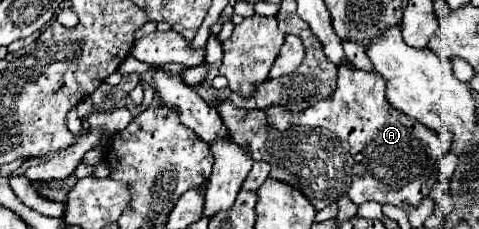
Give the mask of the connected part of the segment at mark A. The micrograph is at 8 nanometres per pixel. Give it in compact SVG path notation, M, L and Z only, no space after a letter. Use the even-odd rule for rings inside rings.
M342 64L338 68L338 88L336 92L324 100L324 102L316 102L312 108L294 114L288 112L282 106L270 106L266 108L268 112L268 122L272 128L278 130L288 130L290 126L320 126L326 130L332 130L334 134L338 134L342 140L346 140L350 144L350 152L354 156L354 178L348 190L348 198L360 206L362 202L368 200L376 200L380 204L392 204L398 208L404 208L406 204L416 208L432 190L432 186L436 184L438 178L438 160L450 150L450 142L452 142L452 134L446 134L446 142L430 128L422 126L420 122L414 122L414 118L394 110L394 106L390 106L390 102L386 102L386 82L382 82L382 76L376 72L364 72L354 68L352 64Z

